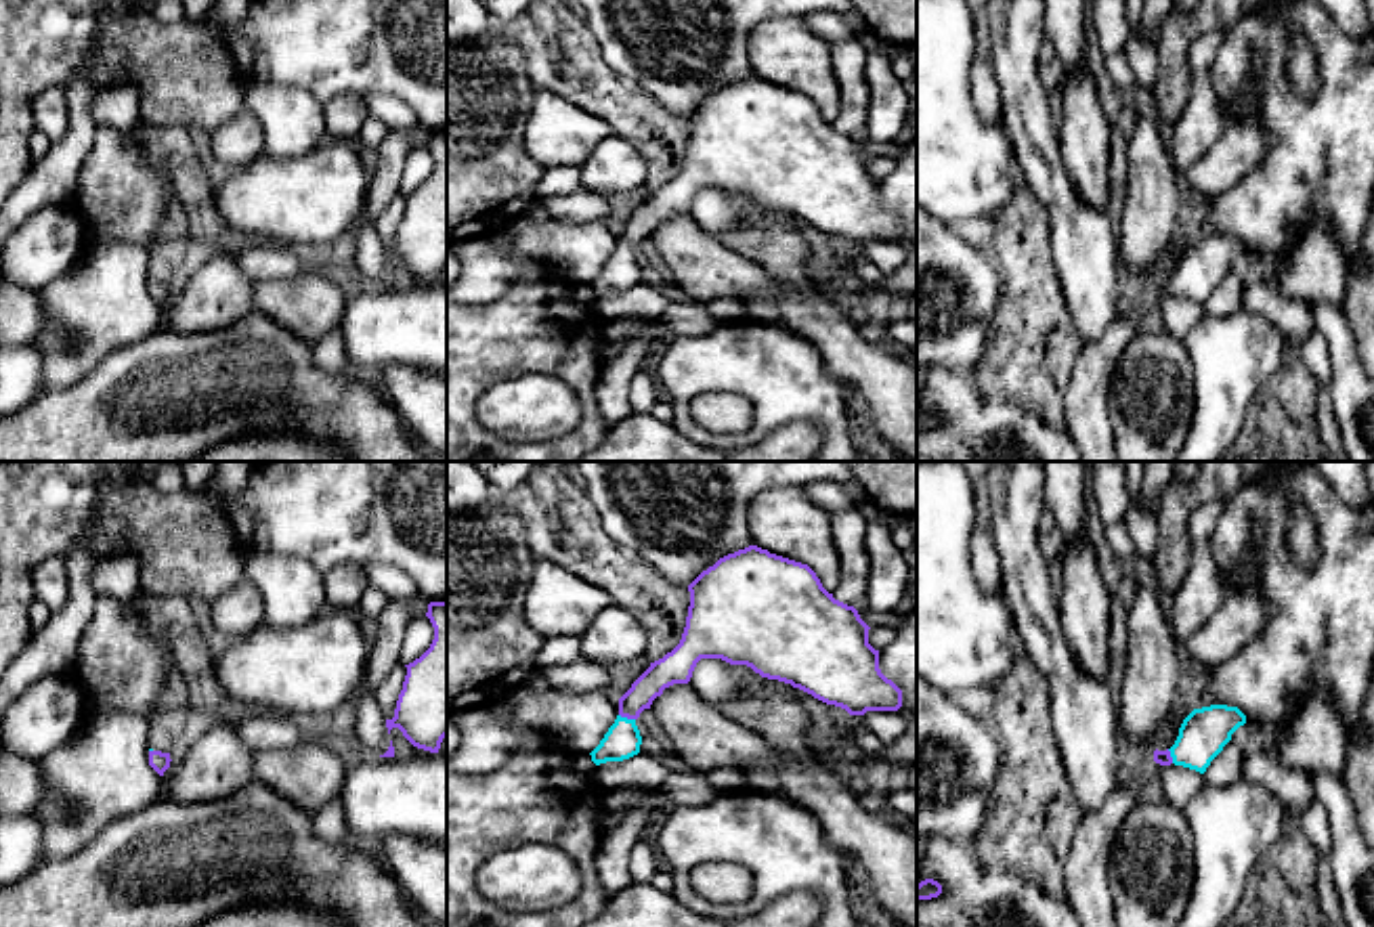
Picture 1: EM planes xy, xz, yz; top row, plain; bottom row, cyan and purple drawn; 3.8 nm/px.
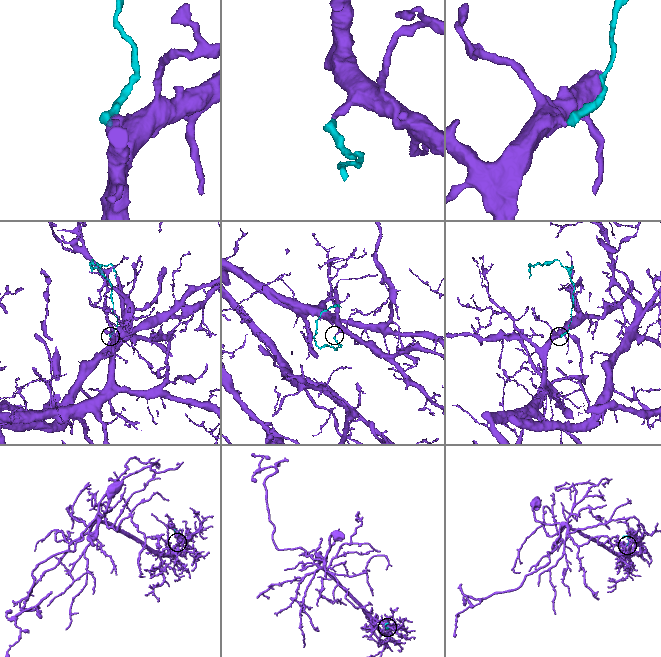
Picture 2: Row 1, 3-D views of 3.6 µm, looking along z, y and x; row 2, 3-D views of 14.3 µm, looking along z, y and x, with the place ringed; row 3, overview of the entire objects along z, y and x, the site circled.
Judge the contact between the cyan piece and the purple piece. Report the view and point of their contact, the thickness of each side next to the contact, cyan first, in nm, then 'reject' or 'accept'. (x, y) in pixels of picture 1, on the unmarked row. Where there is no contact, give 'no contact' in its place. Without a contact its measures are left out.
xz (626, 248) | 140/120 nm | accept

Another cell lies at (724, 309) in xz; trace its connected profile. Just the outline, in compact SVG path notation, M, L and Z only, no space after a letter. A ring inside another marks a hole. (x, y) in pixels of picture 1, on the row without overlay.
M717 298L709 302L707 308L709 308L709 315L722 323L749 319L747 304L732 298Z

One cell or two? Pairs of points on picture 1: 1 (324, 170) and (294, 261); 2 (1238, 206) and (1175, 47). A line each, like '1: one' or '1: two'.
1: two
2: two

